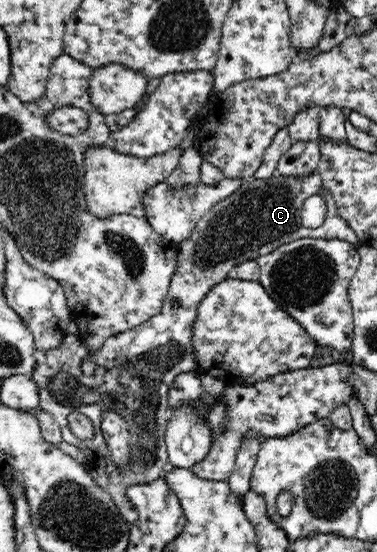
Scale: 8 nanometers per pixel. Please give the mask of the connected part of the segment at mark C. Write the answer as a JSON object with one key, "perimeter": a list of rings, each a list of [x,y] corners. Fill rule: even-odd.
{"perimeter":[[[317,170],[303,177],[279,176],[263,181],[255,179],[251,184],[243,182],[241,189],[212,206],[203,215],[203,218],[198,220],[191,234],[183,242],[177,244],[175,274],[171,276],[167,296],[164,298],[161,312],[157,316],[134,329],[109,337],[97,350],[90,350],[90,347],[87,347],[76,335],[67,336],[57,349],[47,352],[45,363],[39,362],[37,369],[30,374],[33,383],[39,388],[39,408],[55,417],[57,424],[61,427],[63,441],[78,447],[83,452],[82,454],[87,456],[95,483],[111,495],[119,513],[128,523],[134,523],[139,516],[137,508],[127,497],[127,490],[131,485],[146,485],[164,478],[167,468],[170,467],[166,448],[166,426],[173,414],[170,406],[170,390],[179,374],[197,371],[194,360],[192,360],[191,326],[195,322],[196,311],[204,295],[216,283],[227,279],[234,266],[241,262],[256,260],[257,257],[269,254],[284,243],[293,242],[297,238],[338,239],[347,241],[351,245],[357,245],[357,233],[343,218],[339,217],[332,201],[327,203],[326,218],[321,226],[307,227],[302,223],[302,206],[307,199],[315,195],[326,199],[329,197],[321,185]],[[87,360],[95,364],[95,374],[93,375],[83,375],[81,366]],[[109,410],[117,412],[127,422],[129,451],[131,451],[128,453],[127,466],[114,464],[106,439],[100,433],[93,434],[91,440],[80,441],[71,433],[68,425],[67,416],[77,412],[85,414],[91,419],[93,426],[99,428],[103,414]]]}

